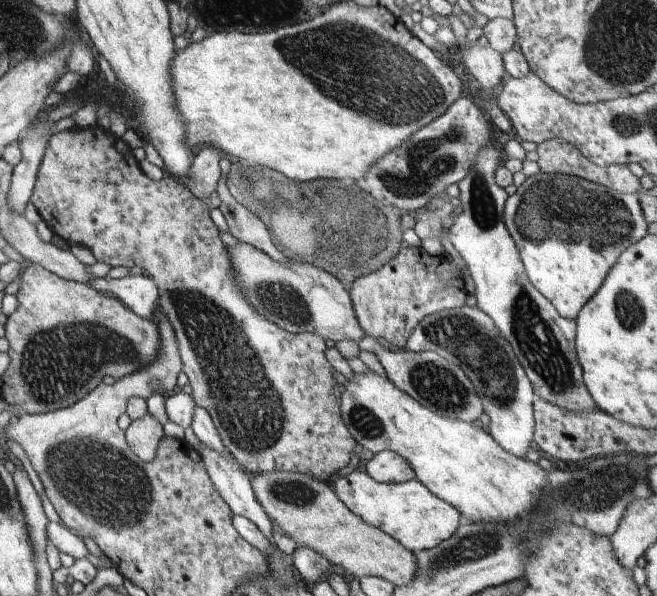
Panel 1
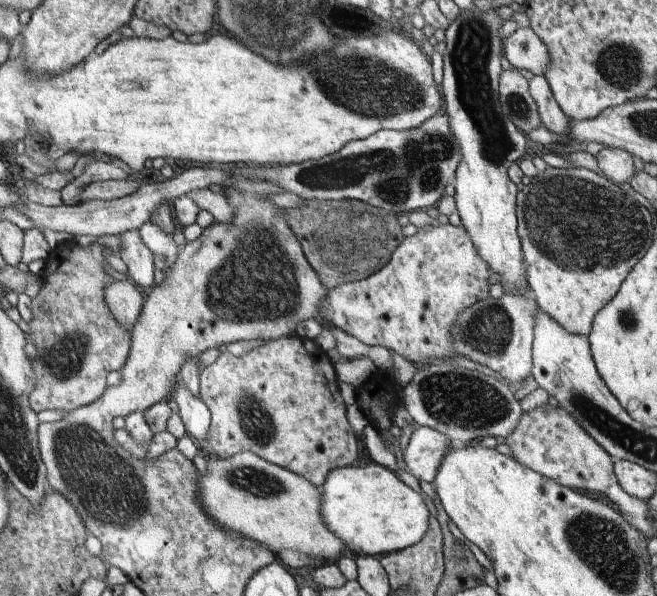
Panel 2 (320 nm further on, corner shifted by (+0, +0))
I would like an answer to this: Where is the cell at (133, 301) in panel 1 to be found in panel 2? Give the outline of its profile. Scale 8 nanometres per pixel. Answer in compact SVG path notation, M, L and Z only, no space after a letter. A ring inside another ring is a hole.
M138 229L128 230L118 235L120 238L120 255L128 268L125 278L136 286L153 287L154 255L142 242Z

